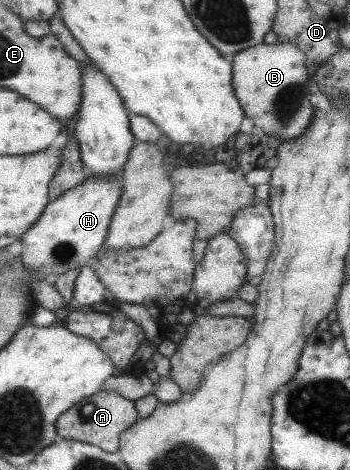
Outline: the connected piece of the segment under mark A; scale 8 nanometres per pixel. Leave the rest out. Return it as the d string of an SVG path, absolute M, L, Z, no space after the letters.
M115 390L101 391L85 397L73 408L67 410L58 418L58 433L60 437L88 442L111 453L120 450L122 434L130 429L138 420L139 412L135 410L135 401L125 398Z

